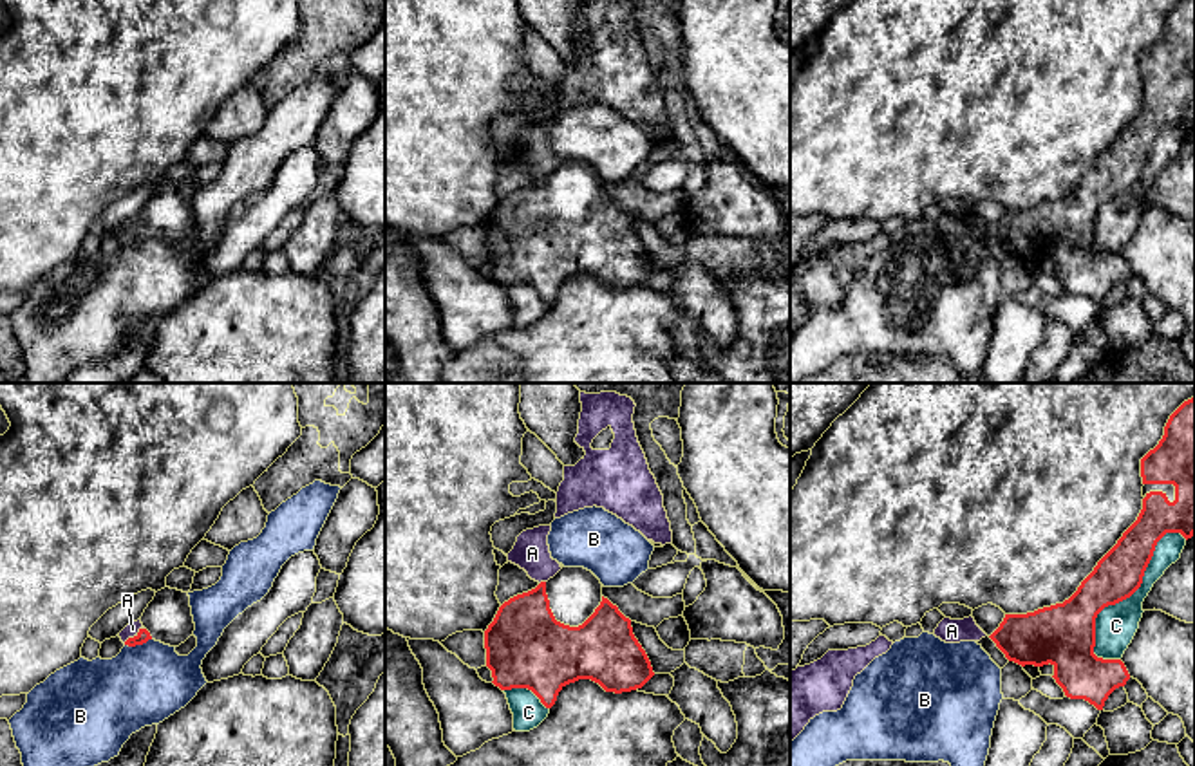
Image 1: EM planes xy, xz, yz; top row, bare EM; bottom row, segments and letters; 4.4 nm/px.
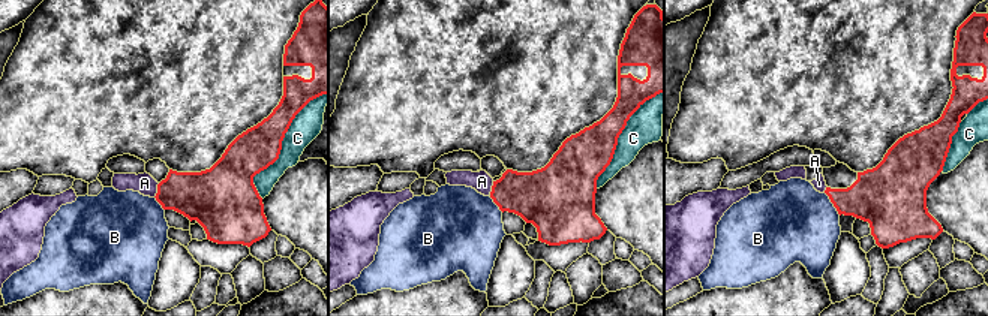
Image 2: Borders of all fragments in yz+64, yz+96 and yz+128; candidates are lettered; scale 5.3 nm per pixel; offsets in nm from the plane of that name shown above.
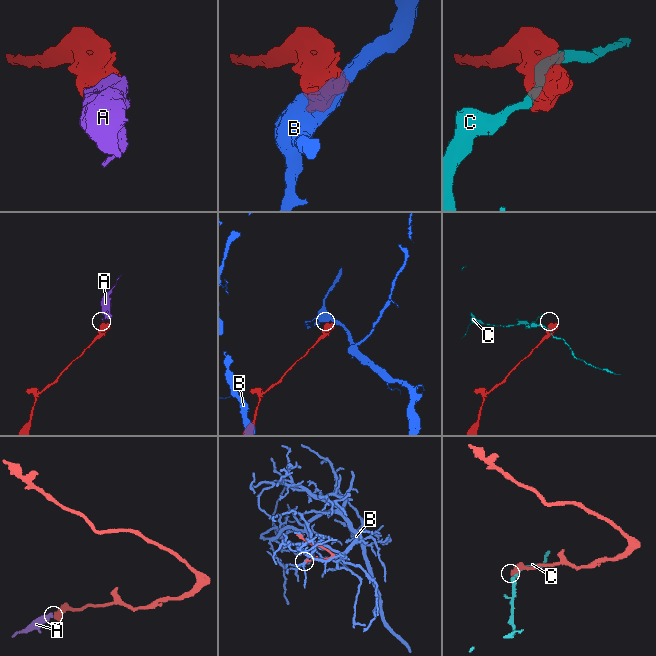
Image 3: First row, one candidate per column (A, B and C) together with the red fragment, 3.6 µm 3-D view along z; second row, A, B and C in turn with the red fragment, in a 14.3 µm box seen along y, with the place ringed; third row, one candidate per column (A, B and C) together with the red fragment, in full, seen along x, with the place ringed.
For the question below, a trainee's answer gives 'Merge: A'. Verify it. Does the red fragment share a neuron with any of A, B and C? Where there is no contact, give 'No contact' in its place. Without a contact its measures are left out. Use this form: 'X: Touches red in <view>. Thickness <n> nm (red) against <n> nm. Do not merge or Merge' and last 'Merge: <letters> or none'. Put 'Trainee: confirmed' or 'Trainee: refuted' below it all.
A: Touches red in xy. Thickness 60 nm (red) against 60 nm. Merge
B: Touches red in xy. Thickness 60 nm (red) against 360 nm. Do not merge
C: Touches red in yz. Thickness 220 nm (red) against 190 nm. Do not merge
Merge: A
Trainee: confirmed

